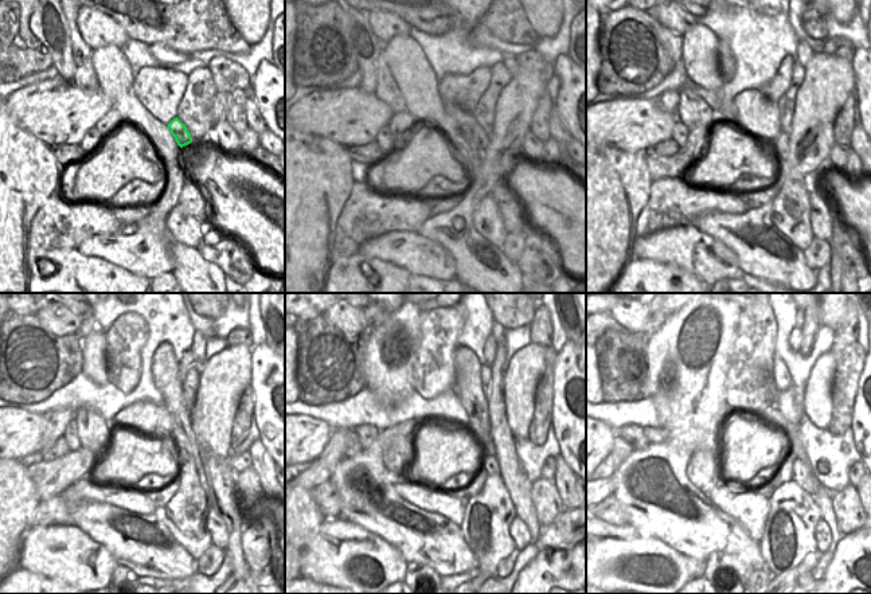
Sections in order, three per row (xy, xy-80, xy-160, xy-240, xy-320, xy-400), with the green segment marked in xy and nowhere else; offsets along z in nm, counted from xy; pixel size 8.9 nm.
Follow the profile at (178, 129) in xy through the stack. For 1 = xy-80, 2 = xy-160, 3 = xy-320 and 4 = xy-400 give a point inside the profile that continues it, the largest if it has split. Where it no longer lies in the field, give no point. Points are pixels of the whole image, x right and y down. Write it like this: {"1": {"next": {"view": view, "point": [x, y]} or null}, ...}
{"1": {"next": {"view": "xy-80", "point": [480, 136]}}, "2": {"next": {"view": "xy-160", "point": [781, 151]}}, "3": {"next": {"view": "xy-320", "point": [489, 462]}}, "4": {"next": {"view": "xy-400", "point": [803, 476]}}}

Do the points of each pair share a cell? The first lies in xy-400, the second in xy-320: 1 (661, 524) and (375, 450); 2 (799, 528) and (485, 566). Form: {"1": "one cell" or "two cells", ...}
{"1": "one cell", "2": "one cell"}

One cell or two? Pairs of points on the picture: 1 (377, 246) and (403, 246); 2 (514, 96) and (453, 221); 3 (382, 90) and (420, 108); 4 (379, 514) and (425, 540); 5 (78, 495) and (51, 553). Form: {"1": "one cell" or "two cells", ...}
{"1": "one cell", "2": "one cell", "3": "two cells", "4": "one cell", "5": "two cells"}

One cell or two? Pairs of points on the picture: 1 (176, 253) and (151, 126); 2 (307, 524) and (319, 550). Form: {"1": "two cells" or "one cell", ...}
{"1": "two cells", "2": "two cells"}

